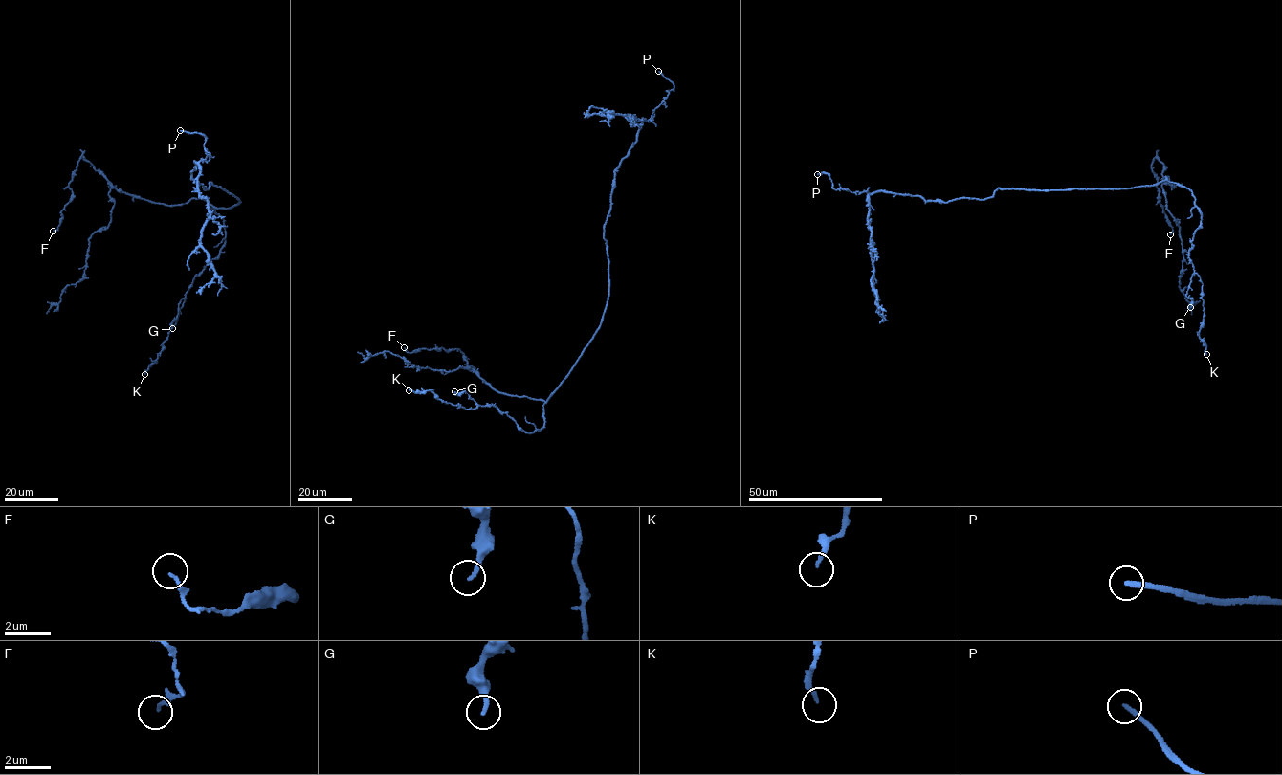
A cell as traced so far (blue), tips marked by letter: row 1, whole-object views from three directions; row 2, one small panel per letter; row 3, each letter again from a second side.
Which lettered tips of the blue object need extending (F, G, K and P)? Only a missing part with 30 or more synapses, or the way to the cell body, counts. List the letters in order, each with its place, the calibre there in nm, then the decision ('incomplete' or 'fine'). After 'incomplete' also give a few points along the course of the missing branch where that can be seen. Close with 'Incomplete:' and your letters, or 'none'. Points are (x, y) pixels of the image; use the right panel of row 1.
F: at (1170, 234); 140 nm thick; fine
G: at (1190, 307); 180 nm thick; fine
K: at (1206, 354); 170 nm thick; fine
P: at (817, 174); 200 nm thick; incomplete
Incomplete: P

